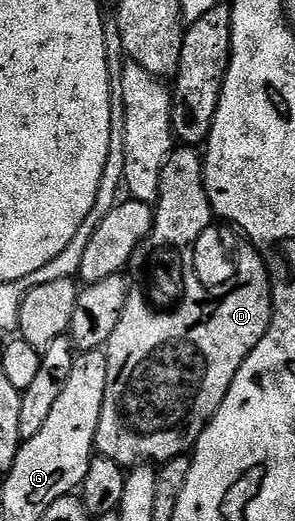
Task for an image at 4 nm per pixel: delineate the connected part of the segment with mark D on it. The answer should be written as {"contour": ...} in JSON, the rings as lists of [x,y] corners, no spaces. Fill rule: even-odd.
{"contour":[[[193,146],[174,147],[173,153],[167,158],[163,166],[163,174],[159,182],[159,194],[155,211],[153,213],[153,229],[149,236],[141,243],[140,248],[134,254],[131,261],[131,287],[129,297],[123,306],[123,314],[119,318],[119,326],[115,326],[115,334],[111,334],[107,345],[107,390],[103,394],[103,406],[99,414],[99,426],[95,434],[95,448],[100,455],[111,458],[111,462],[120,464],[128,470],[138,464],[146,462],[164,462],[175,460],[178,456],[192,453],[197,447],[197,439],[203,434],[203,430],[211,422],[211,418],[223,406],[223,398],[227,398],[227,390],[231,390],[231,382],[235,382],[235,374],[243,366],[245,359],[259,346],[261,339],[267,334],[267,330],[273,321],[273,286],[269,282],[269,269],[261,258],[261,253],[238,234],[236,238],[227,238],[223,244],[223,250],[227,254],[227,260],[231,262],[231,276],[221,284],[207,284],[199,270],[197,270],[197,246],[203,230],[215,223],[213,207],[207,198],[205,189],[205,161],[202,153]]]}

